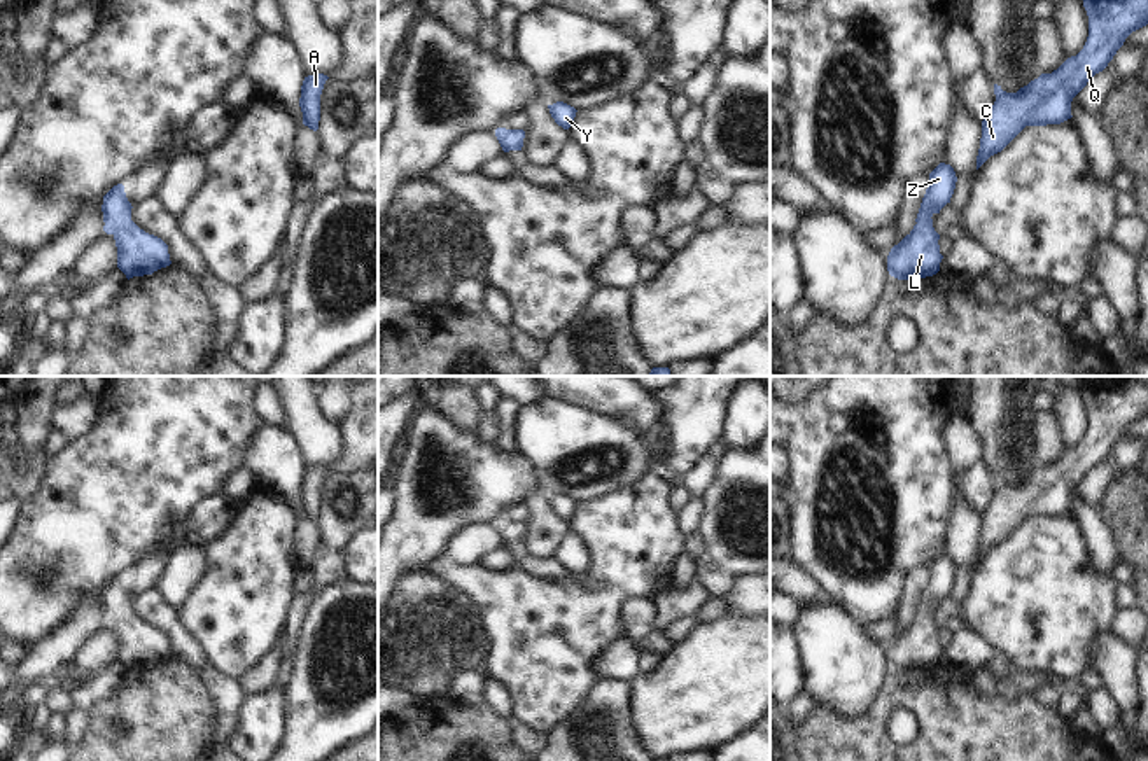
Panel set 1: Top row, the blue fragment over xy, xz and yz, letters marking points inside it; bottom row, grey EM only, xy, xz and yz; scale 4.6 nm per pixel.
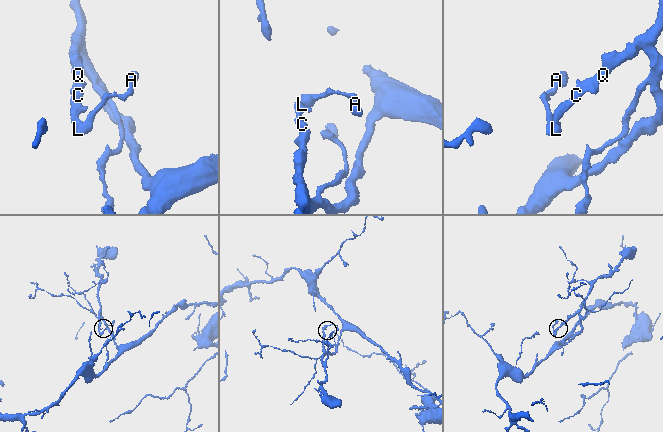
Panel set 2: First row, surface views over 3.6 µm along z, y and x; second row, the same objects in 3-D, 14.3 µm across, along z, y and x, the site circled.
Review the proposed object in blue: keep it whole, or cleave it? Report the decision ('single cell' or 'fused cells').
single cell

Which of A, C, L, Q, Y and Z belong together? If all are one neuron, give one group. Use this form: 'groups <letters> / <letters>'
groups A C L Q Y Z

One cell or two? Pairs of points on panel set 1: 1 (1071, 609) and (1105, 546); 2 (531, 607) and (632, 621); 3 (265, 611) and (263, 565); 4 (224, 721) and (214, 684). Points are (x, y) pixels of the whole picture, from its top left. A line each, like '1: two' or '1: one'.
1: two
2: two
3: one
4: one

